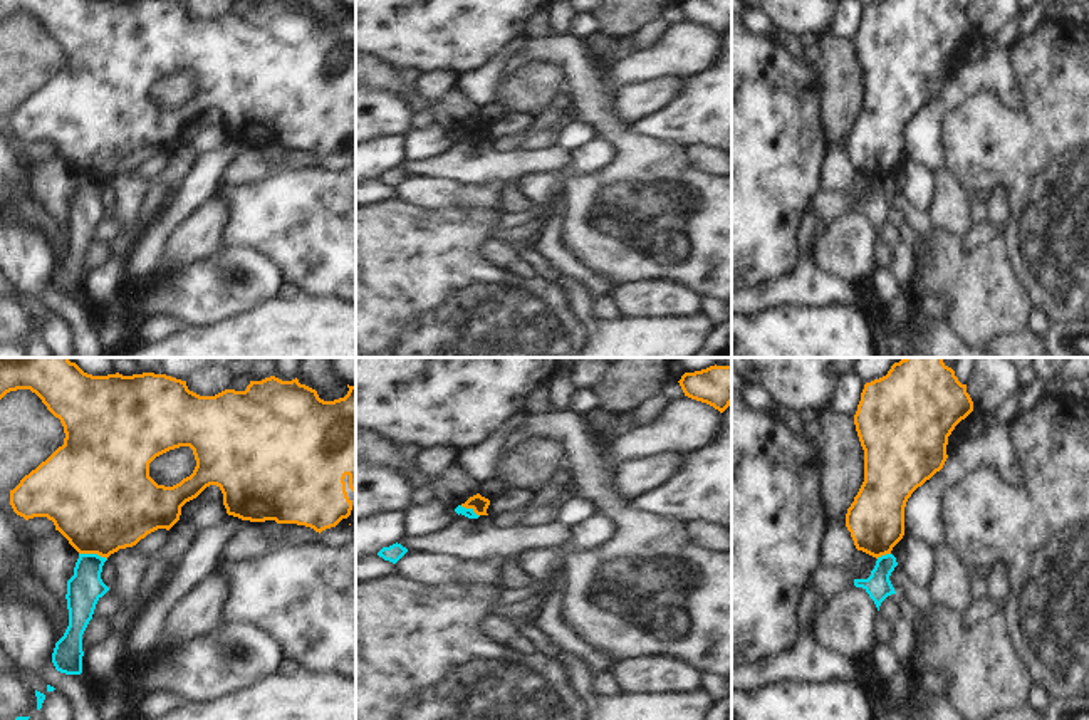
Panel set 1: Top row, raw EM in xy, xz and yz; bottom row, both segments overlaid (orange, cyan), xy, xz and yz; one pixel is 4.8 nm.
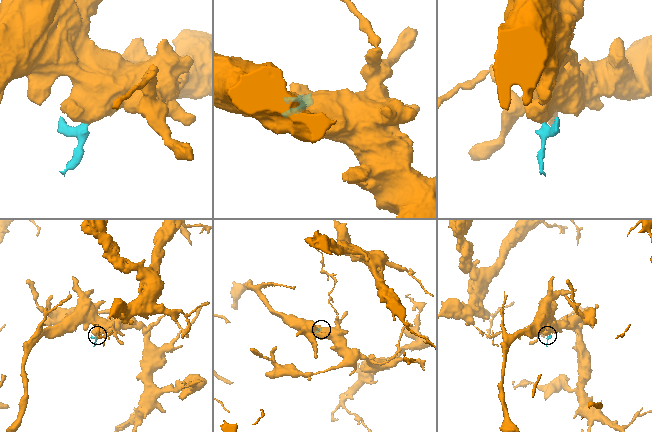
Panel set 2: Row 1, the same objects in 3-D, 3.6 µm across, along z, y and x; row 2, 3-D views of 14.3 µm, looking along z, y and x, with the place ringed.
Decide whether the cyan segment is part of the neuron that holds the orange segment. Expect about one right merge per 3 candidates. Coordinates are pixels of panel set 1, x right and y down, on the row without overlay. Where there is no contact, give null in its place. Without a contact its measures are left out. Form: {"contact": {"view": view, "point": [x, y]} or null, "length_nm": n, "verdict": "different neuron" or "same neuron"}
{"contact": {"view": "xy", "point": [93, 177]}, "length_nm": 140, "verdict": "different neuron"}

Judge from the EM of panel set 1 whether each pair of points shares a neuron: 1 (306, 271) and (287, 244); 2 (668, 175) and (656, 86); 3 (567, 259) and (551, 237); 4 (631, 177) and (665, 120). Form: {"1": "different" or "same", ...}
{"1": "same", "2": "different", "3": "same", "4": "different"}

